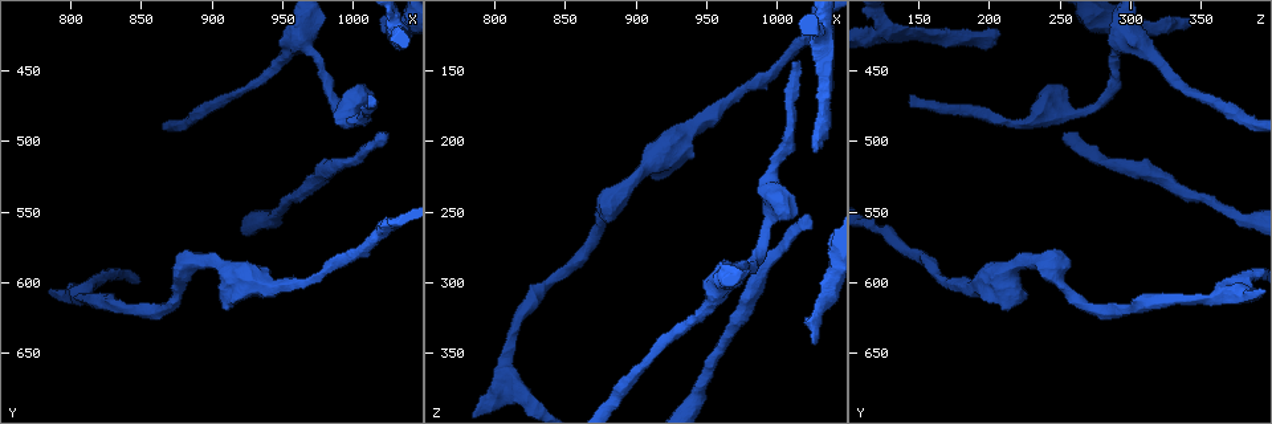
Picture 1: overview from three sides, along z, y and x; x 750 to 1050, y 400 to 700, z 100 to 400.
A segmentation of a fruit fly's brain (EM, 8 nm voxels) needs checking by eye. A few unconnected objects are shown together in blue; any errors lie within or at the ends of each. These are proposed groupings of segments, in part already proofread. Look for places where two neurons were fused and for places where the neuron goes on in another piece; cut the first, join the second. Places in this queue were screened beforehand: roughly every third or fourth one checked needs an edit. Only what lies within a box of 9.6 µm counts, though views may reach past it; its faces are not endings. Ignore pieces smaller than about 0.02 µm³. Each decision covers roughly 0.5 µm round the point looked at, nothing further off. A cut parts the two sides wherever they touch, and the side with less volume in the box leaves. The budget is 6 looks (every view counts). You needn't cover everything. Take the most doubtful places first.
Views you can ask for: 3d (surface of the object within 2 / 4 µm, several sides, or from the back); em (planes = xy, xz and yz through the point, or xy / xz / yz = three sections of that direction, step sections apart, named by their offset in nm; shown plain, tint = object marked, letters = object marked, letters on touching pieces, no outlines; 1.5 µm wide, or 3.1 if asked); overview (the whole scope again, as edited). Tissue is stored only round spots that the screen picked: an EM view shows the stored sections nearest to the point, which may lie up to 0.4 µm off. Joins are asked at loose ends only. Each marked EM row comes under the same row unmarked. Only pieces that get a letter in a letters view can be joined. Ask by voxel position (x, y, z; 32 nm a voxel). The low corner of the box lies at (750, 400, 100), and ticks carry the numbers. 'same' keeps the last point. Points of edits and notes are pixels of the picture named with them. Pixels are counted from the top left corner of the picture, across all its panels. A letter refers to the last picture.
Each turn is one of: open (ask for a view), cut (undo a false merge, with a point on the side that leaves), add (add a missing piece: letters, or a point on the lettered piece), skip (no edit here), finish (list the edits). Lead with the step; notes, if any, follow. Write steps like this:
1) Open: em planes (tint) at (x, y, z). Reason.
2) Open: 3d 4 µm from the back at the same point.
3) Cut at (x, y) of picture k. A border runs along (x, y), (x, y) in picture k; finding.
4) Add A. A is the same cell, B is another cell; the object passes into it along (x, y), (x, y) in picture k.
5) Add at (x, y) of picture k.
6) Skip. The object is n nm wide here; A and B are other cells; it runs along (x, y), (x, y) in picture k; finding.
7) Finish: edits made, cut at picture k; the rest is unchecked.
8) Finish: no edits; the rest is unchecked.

Open: 3d 4 µm at (1012, 466, 142). Free end.

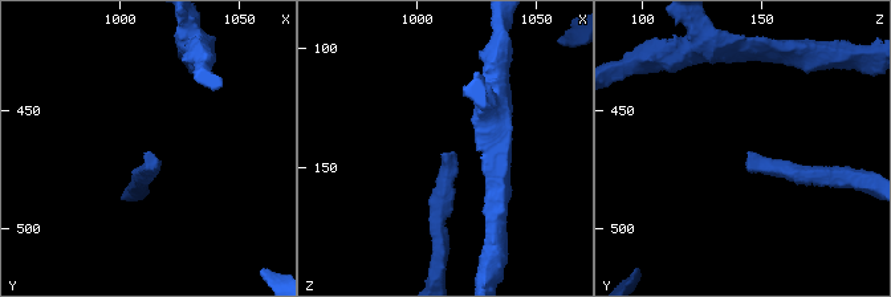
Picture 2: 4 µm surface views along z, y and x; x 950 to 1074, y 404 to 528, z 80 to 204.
Open: em planes (tint) at (1012, 466, 144).

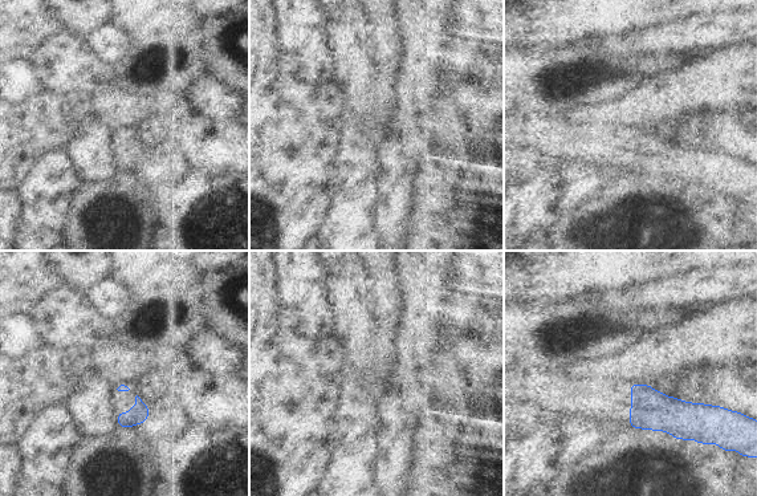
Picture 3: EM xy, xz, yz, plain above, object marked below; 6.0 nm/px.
Open: em planes (letters) at the same point.

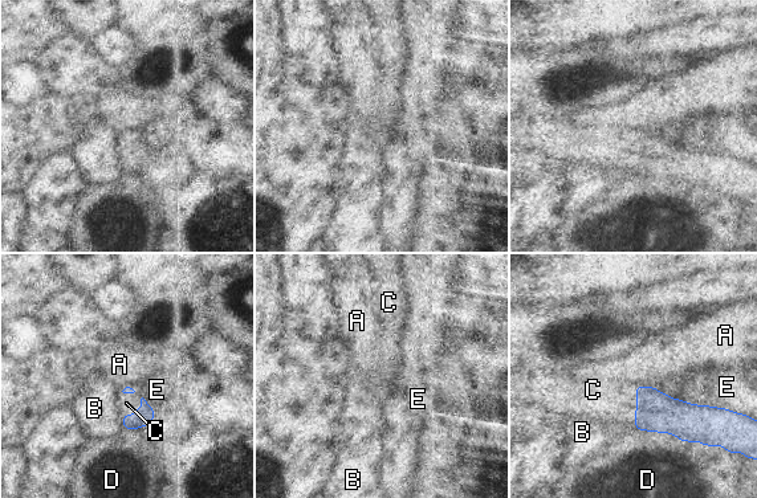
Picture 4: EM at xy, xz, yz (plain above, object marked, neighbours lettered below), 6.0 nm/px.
Add C. The longest contact is with E, 460 nm; C is the same cell, A, B, D and E are other cells; it goes on there.

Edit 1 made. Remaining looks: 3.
Open: overview.

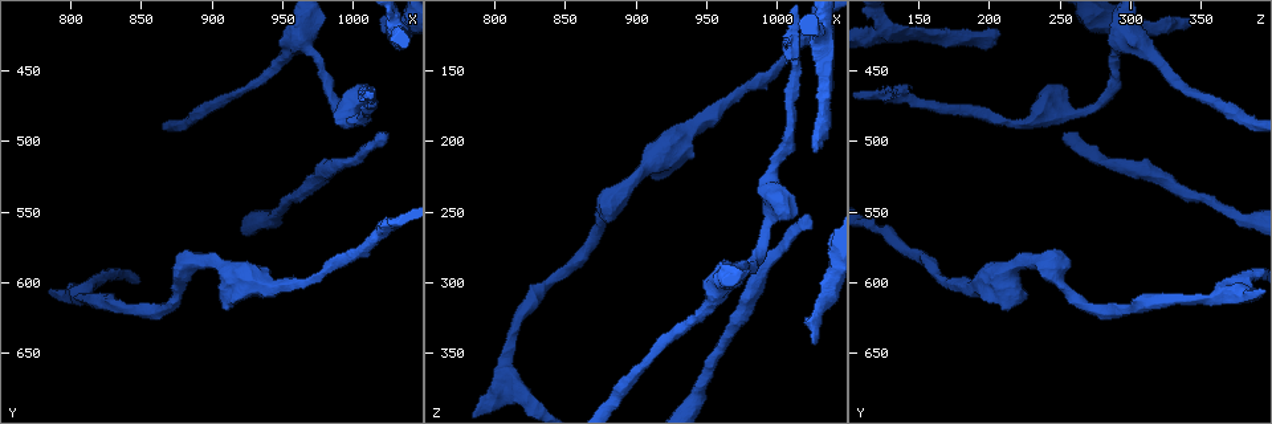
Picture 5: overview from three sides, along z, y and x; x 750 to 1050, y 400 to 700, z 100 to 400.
Open: em xz step 4 (letters) at (1026, 422, 206). Branch stops here.

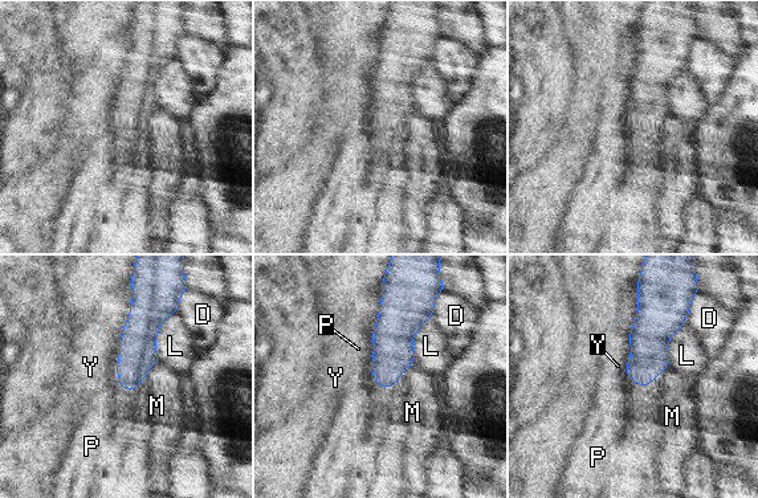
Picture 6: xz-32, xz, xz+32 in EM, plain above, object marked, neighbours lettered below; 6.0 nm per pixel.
Skip. D, L, M, P and Y are other cells; a border runs along (133, 292), (119, 337), (119, 387) in picture 6; none of them fits.

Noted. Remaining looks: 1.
Finish: edits made, add at picture 4; the rest is unchecked.

